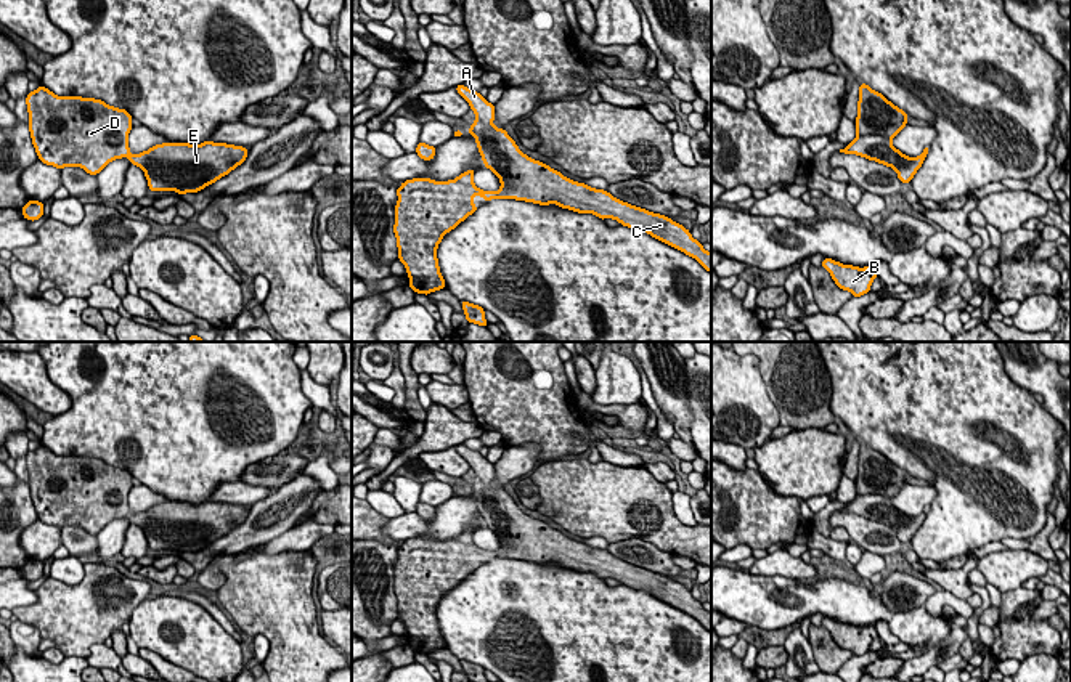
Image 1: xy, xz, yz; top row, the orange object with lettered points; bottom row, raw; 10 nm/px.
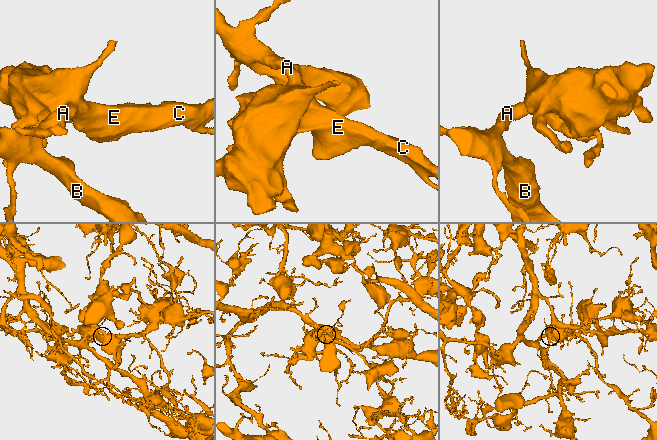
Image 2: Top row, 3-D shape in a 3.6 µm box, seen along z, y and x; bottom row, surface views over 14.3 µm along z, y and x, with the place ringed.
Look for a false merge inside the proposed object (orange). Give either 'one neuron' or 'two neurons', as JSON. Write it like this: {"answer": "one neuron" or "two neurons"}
{"answer": "two neurons"}

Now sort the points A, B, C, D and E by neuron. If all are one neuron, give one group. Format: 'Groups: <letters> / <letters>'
Groups: A B C E / D

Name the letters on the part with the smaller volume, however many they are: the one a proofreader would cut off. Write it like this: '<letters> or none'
D

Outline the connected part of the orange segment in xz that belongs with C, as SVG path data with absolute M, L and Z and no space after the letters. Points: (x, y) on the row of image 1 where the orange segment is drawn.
M462 83L456 85L456 91L475 112L475 122L467 132L475 138L483 165L499 178L501 188L496 191L499 199L557 204L578 213L594 213L601 220L617 220L684 252L711 273L711 252L707 252L681 223L623 202L604 189L573 181L544 162L528 157L504 128L493 125L495 104Z

